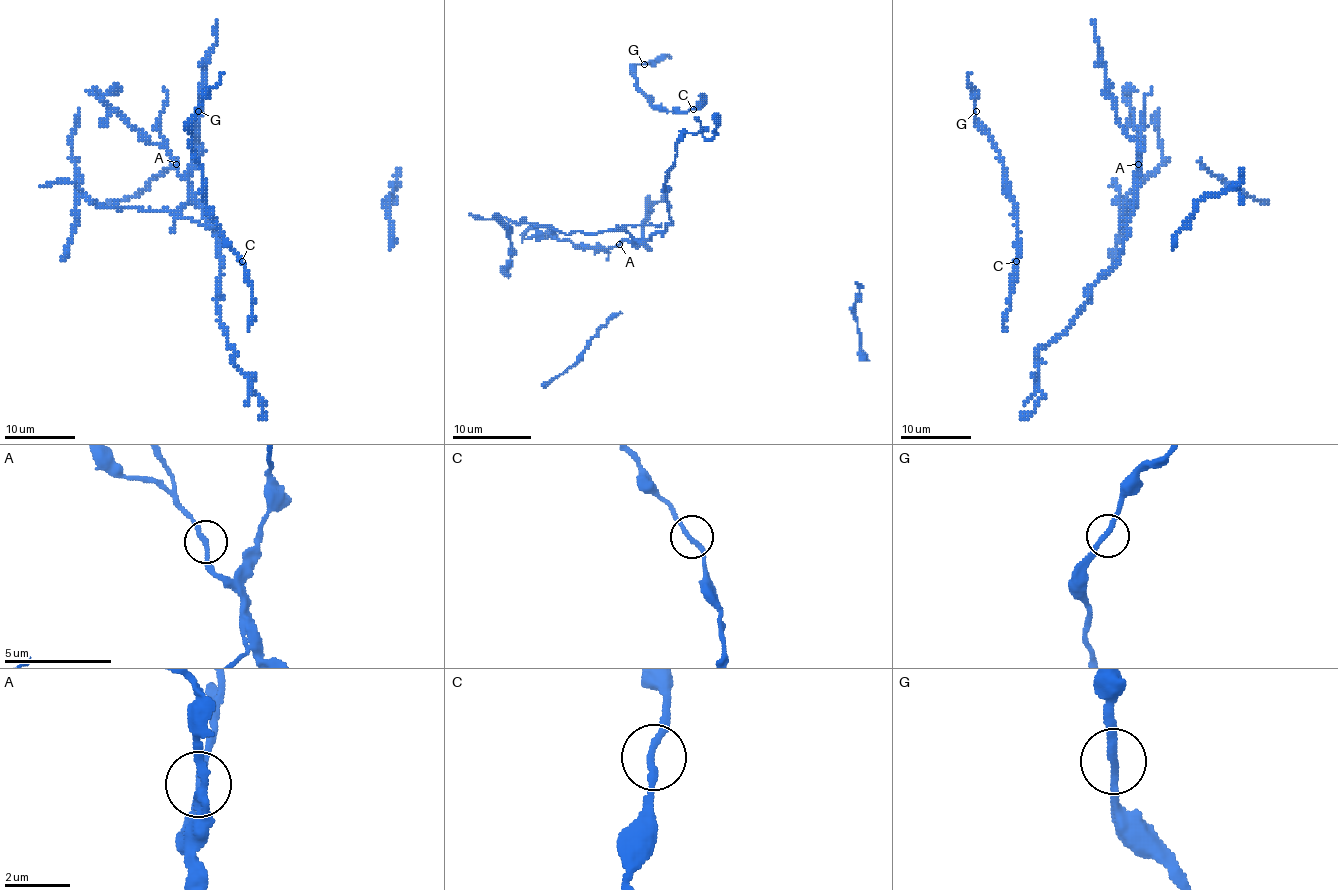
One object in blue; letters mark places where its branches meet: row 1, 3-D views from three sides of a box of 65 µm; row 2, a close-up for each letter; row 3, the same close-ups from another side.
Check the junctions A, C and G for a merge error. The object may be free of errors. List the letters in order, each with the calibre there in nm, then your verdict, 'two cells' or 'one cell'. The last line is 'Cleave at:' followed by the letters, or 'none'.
A: 200 nm | two cells
C: 200 nm | one cell
G: 200 nm | one cell
Cleave at: A

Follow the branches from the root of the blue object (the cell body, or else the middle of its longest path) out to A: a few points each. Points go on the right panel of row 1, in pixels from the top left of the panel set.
A: (1071, 321), (1089, 300), (1089, 289), (1119, 259), (1133, 213), (1138, 164)

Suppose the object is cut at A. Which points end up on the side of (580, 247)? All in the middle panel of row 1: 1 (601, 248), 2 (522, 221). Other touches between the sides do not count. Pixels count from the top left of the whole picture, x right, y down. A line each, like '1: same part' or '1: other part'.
1: same part
2: other part

